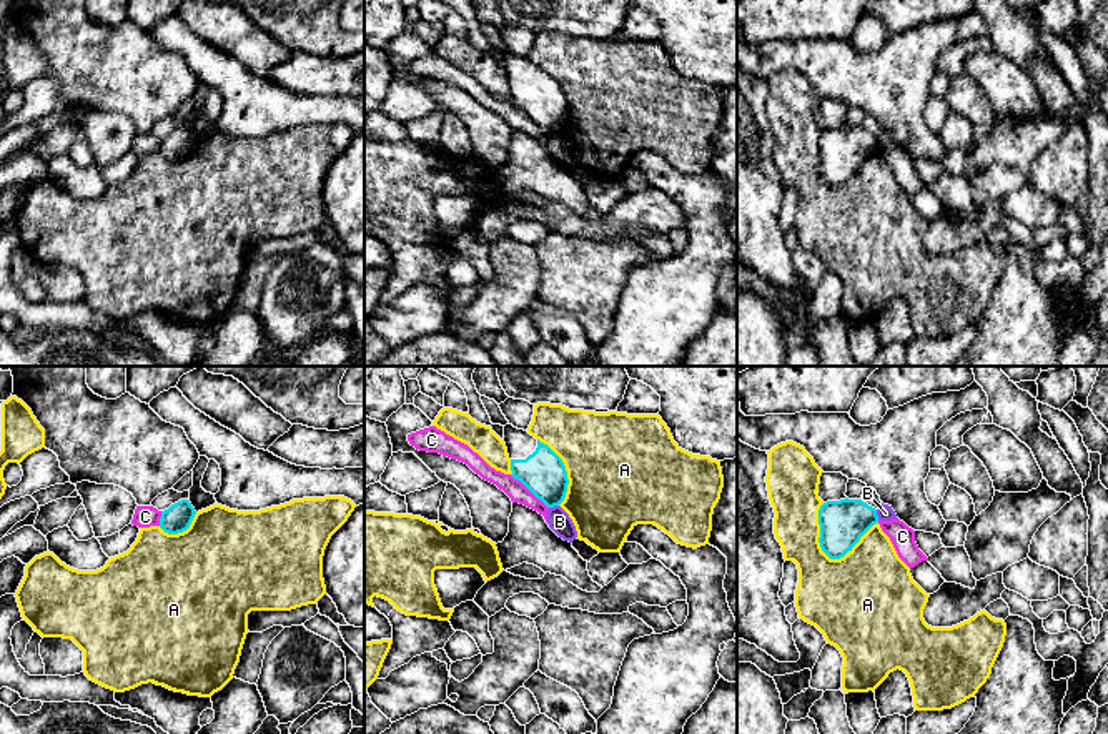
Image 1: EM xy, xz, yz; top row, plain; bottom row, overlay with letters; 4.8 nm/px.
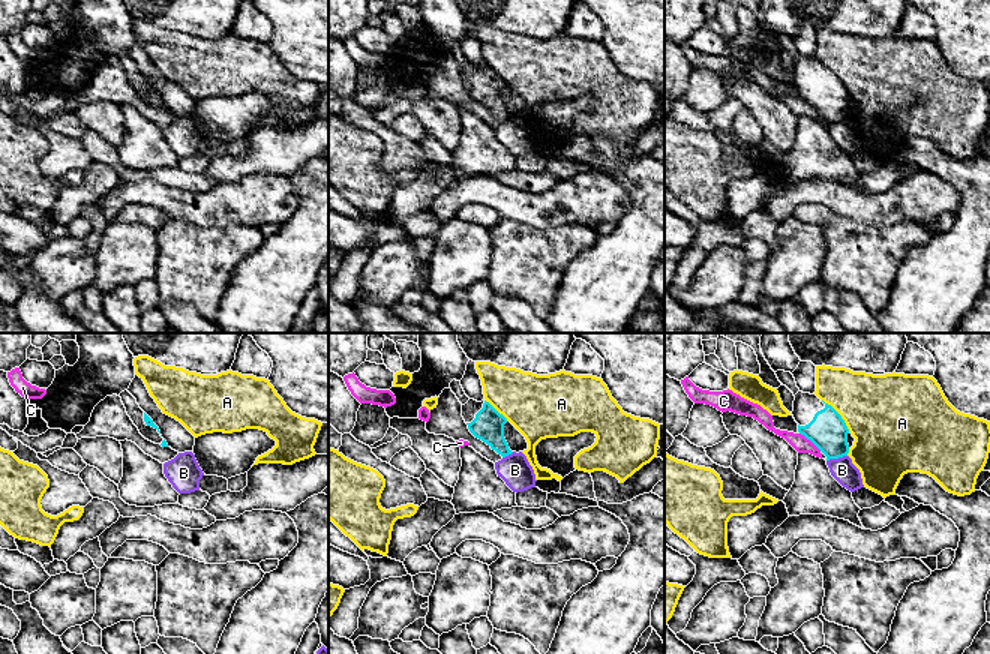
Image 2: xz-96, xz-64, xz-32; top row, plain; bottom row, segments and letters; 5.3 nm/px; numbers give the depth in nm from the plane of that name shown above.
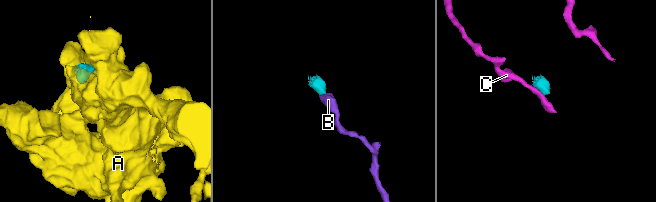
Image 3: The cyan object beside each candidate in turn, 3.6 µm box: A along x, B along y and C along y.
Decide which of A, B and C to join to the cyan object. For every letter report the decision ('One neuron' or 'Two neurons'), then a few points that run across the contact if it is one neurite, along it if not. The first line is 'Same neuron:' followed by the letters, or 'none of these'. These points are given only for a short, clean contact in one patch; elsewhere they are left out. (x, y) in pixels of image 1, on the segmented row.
Same neuron: none of these
A: Two neurons
B: Two neurons. Line: xz (558, 505), (549, 508)
C: Two neurons. Line: xz (509, 475), (519, 480), (548, 508)

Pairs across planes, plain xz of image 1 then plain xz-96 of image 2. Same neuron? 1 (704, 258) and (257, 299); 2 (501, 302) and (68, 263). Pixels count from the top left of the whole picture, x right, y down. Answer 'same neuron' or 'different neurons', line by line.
1: same neuron
2: different neurons

